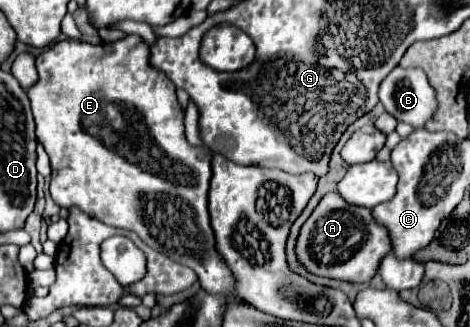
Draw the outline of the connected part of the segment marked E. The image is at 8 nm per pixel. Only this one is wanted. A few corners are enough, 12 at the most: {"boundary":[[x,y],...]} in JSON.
{"boundary":[[138,34],[66,38],[28,90],[50,196],[234,278],[212,152]]}

